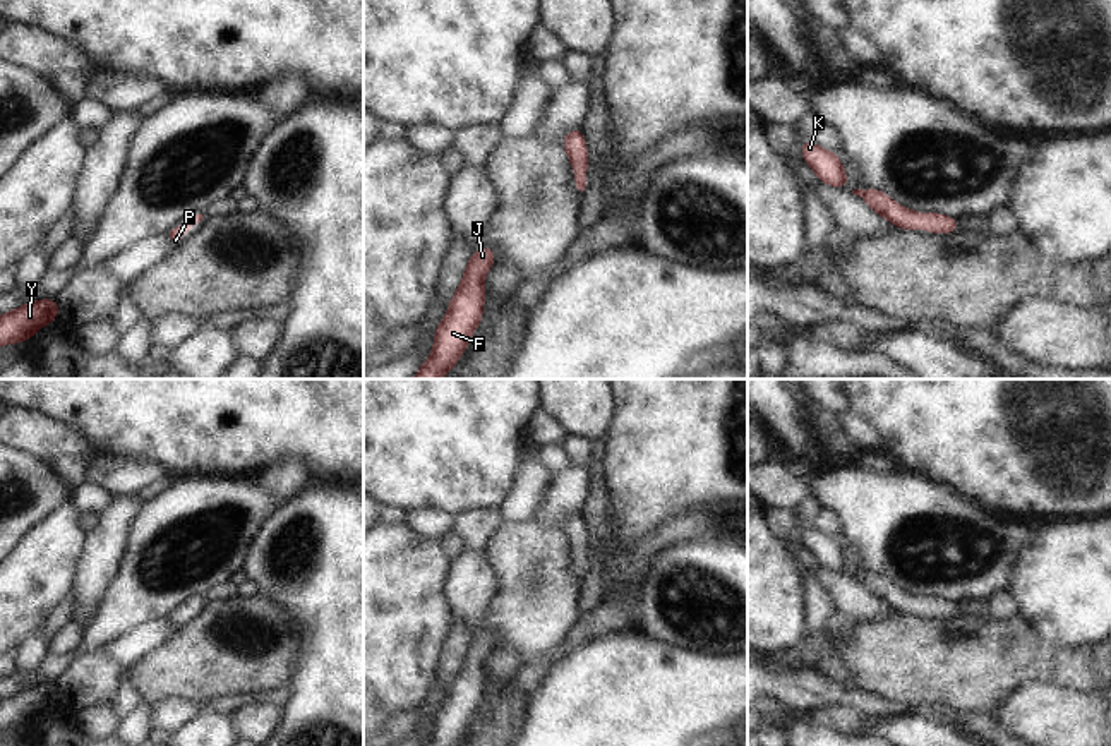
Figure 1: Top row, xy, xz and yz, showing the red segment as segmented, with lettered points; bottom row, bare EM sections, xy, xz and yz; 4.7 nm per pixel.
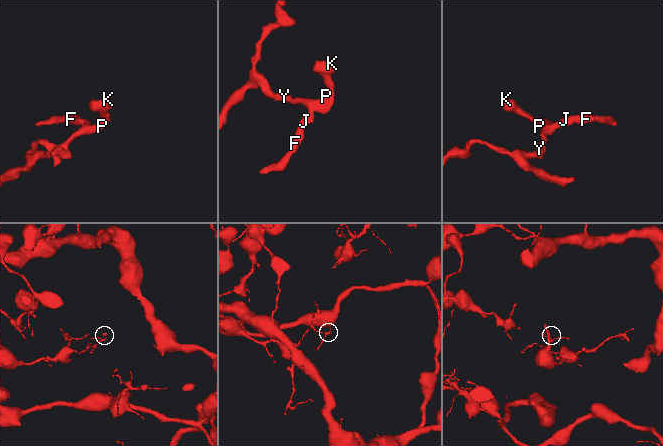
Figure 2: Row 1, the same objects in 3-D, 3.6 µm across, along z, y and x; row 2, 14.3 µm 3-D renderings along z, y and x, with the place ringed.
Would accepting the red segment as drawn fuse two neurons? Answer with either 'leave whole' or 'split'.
leave whole

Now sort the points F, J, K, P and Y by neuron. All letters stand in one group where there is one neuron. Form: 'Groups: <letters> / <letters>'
Groups: F J K P Y.

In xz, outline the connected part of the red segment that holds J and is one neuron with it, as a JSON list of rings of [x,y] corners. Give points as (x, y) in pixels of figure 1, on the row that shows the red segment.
[[[482,247],[470,257],[447,314],[434,333],[432,355],[411,379],[442,379],[442,374],[458,364],[477,324],[482,321],[483,274],[492,268],[494,259],[495,250],[492,247]]]

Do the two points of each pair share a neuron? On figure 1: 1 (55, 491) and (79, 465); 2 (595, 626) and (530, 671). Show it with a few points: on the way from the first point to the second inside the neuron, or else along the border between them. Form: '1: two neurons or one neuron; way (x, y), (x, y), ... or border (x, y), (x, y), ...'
1: two neurons; border (47, 463), (71, 487)
2: one neuron; way (580, 633), (546, 662)

